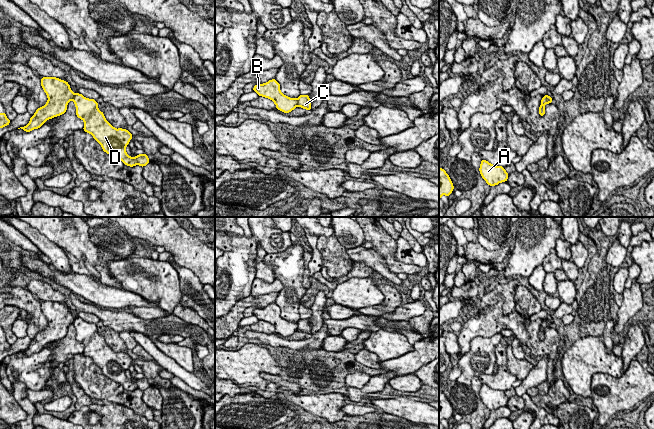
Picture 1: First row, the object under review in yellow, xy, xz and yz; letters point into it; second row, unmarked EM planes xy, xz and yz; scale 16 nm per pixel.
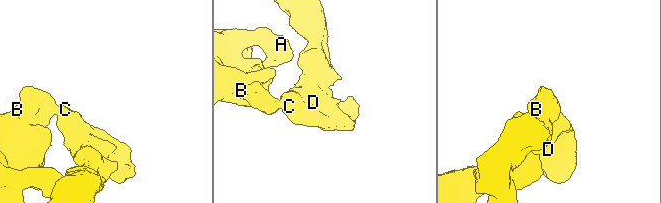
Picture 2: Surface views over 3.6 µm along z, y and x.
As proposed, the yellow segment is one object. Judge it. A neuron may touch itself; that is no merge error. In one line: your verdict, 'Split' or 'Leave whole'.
Split

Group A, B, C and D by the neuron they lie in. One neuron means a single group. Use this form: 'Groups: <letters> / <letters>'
Groups: A B / C D

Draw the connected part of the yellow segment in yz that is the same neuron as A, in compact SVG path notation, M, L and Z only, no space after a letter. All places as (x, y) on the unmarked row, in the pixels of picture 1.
M482 383L480 392L480 398L489 410L498 409L501 406L507 406L508 397L502 390L495 390L489 387L487 384Z

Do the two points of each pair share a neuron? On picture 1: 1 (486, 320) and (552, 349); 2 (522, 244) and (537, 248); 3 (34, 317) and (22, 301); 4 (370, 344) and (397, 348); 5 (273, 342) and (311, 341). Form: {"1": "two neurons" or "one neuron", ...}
{"1": "one neuron", "2": "one neuron", "3": "one neuron", "4": "one neuron", "5": "one neuron"}

